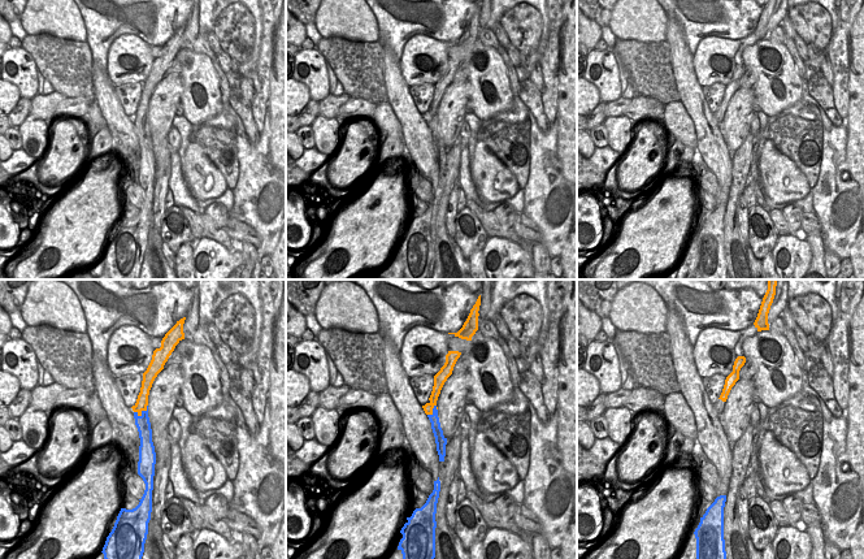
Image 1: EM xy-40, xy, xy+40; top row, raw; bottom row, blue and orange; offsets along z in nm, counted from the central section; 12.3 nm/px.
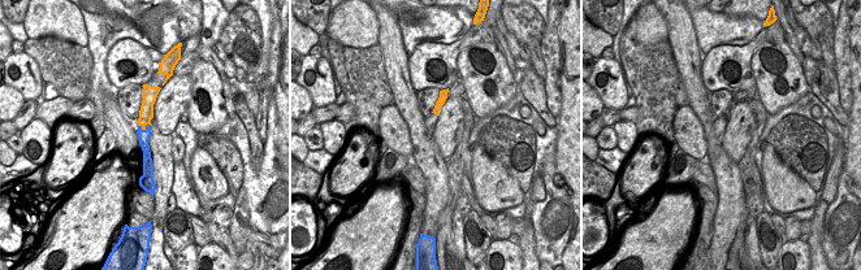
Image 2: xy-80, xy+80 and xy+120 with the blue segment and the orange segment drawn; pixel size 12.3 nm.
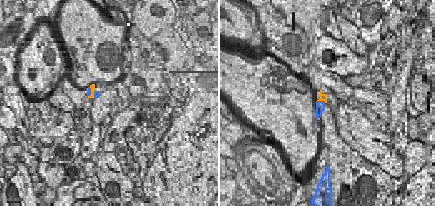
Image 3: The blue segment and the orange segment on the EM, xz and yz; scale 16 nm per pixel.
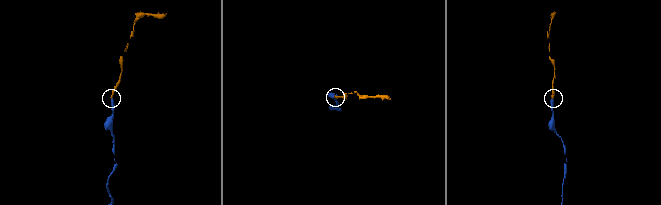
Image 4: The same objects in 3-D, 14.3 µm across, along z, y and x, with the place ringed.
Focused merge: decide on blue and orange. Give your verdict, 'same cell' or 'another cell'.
same cell

